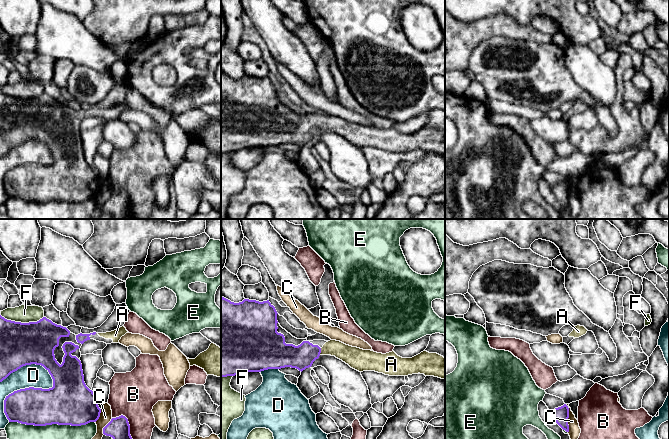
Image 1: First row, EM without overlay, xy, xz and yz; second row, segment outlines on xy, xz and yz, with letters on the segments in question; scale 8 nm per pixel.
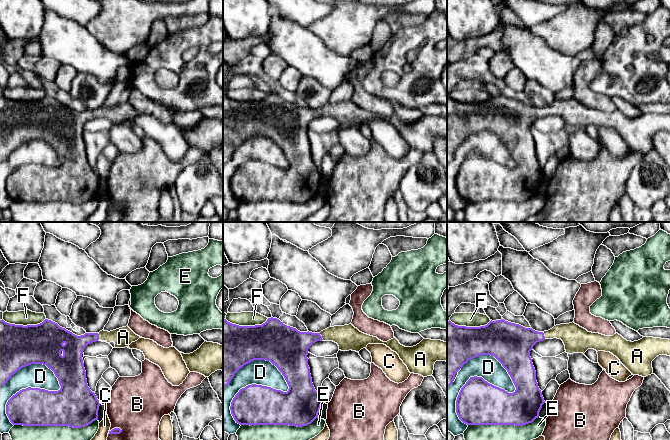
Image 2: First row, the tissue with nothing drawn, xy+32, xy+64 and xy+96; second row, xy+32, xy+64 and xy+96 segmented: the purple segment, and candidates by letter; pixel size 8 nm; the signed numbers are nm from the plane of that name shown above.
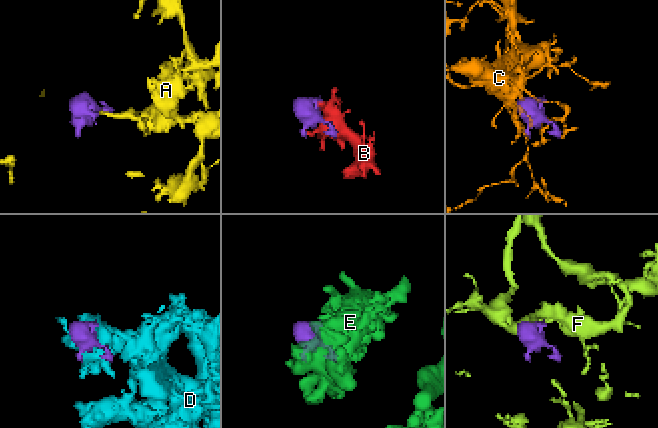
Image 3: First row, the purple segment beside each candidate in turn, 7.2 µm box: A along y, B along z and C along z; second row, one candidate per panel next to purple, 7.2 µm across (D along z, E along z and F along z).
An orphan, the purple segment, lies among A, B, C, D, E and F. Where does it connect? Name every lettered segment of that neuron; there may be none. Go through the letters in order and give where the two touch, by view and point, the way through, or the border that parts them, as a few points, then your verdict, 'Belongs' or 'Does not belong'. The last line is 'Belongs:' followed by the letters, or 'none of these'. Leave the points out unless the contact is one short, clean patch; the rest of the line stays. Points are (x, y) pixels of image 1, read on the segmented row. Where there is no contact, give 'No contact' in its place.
A: Touches purple at xz (320, 351). Path across: xz (302, 356), (306, 353), (320, 351), (342, 351), (350, 355). Belongs
B: Touches purple at xy (127, 421). Does not belong
C: Touches purple at yz (568, 417). Does not belong
D: Touches purple at xy (27, 388). Does not belong
E: Touches purple at xy (52, 423). Does not belong
F: Touches purple at xy (22, 323). Does not belong
Belongs: A

